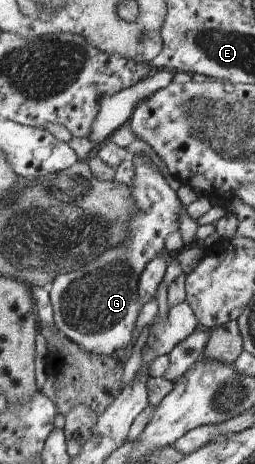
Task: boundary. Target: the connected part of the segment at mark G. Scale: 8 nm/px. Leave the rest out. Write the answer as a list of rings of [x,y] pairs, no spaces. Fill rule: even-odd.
[[[144,153],[129,156],[129,158],[133,159],[136,166],[137,174],[132,187],[133,196],[139,205],[139,212],[131,219],[131,234],[126,241],[106,250],[88,265],[79,270],[59,275],[48,289],[51,307],[54,311],[54,321],[59,331],[86,351],[114,357],[124,349],[132,347],[137,321],[142,311],[139,296],[140,276],[156,256],[163,254],[164,243],[166,243],[168,235],[176,233],[180,229],[180,218],[184,211],[184,206],[176,190],[172,189],[166,183],[162,173],[145,159]]]

